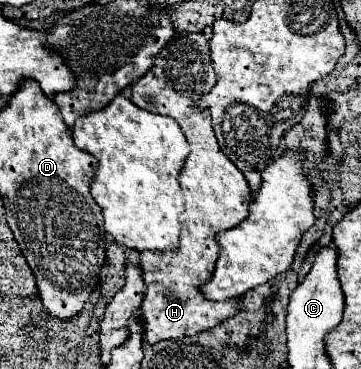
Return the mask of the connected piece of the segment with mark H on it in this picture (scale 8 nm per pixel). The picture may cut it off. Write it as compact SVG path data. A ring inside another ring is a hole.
M204 34L174 36L156 56L154 66L132 86L132 102L152 114L174 118L192 148L184 170L180 172L180 186L186 196L186 210L182 214L180 250L176 252L142 252L140 268L144 272L144 306L140 306L148 344L162 342L164 338L196 336L204 330L238 314L238 298L214 302L204 298L200 286L212 278L218 260L216 234L230 230L248 218L248 204L254 194L240 174L240 170L220 150L208 112L196 112L194 102L200 94L212 90L216 72L210 62L210 46Z

